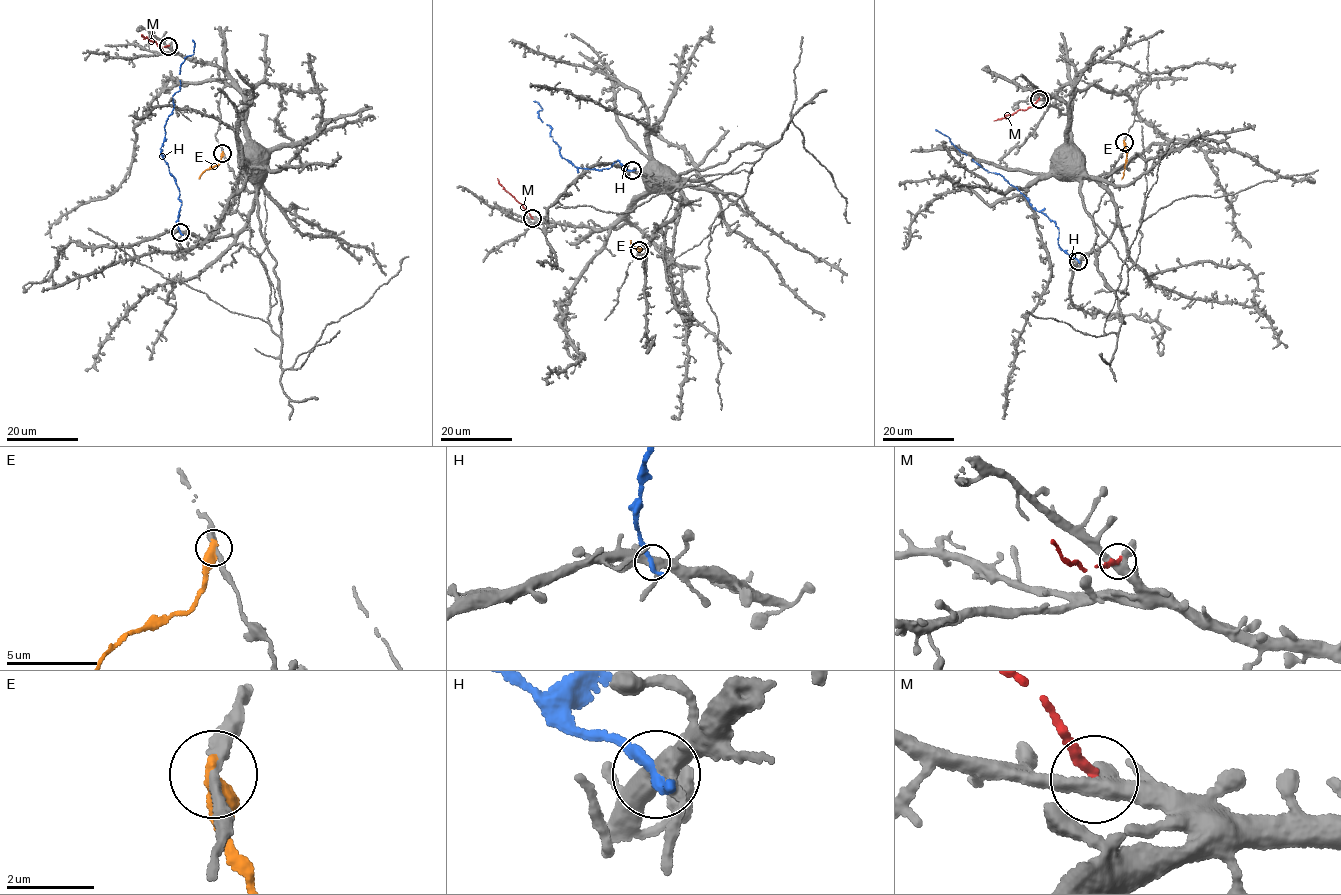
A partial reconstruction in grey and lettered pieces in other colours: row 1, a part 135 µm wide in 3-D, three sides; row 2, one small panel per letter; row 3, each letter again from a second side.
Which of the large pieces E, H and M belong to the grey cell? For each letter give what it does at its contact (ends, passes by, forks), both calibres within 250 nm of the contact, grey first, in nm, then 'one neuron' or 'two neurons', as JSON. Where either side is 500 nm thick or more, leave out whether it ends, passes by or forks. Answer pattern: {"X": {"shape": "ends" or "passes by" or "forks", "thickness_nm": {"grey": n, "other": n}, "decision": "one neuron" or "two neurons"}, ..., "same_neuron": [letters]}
{"E": {"thickness_nm": {"grey": 240, "other": 500}, "decision": "two neurons"}, "H": {"shape": "ends", "thickness_nm": {"grey": 360, "other": 300}, "decision": "two neurons"}, "M": {"shape": "ends", "thickness_nm": {"grey": 340, "other": 240}, "decision": "two neurons"}, "same_neuron": []}

